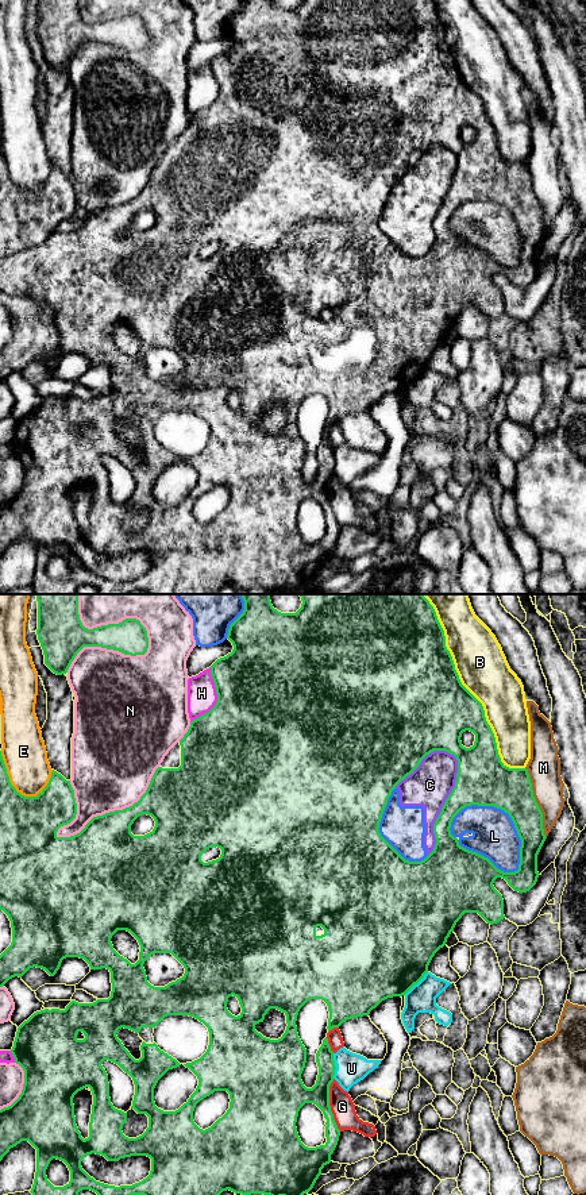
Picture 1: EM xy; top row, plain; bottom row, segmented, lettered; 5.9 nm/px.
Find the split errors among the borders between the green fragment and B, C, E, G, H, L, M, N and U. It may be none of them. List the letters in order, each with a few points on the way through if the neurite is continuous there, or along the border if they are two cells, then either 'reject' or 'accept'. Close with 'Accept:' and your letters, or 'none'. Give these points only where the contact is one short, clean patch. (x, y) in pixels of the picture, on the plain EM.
B: reject
C: reject
E: reject
G: reject
H: reject
L: reject
M: reject
N: reject
U: reject
Accept: none

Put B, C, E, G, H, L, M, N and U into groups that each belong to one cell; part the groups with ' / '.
B / C L / E / G / H / M / N / U

